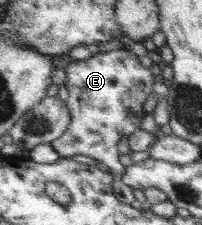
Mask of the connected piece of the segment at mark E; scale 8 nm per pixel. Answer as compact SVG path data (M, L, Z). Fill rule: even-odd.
M128 49L93 54L88 60L63 63L63 67L68 76L66 86L70 96L66 103L72 111L72 125L50 147L66 158L83 154L100 160L120 179L127 167L122 164L118 142L129 139L142 128L147 114L144 104L154 92L154 72L157 70L146 68L140 57Z

